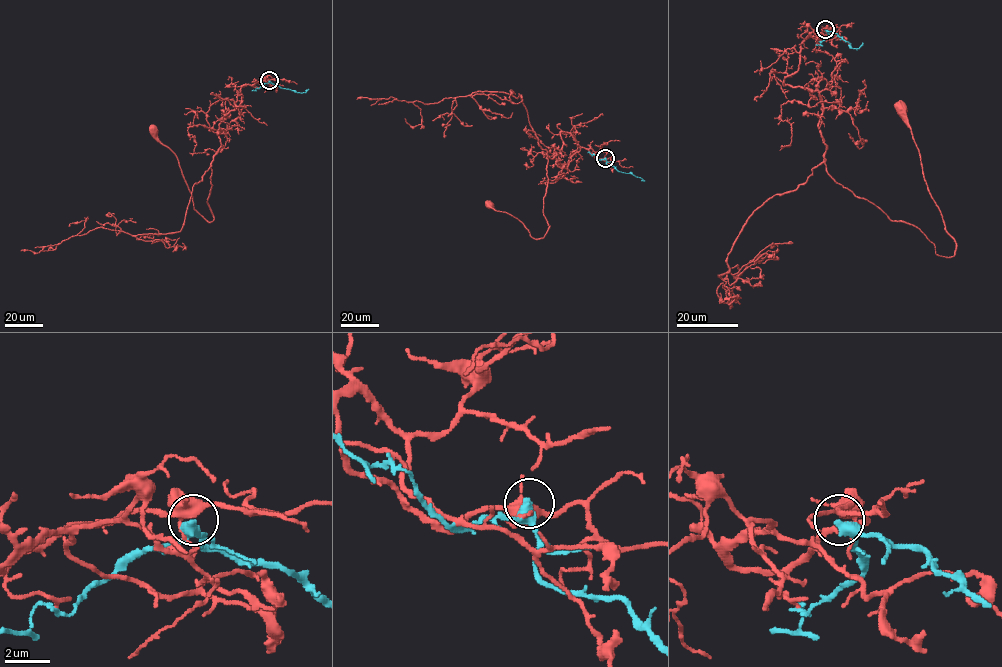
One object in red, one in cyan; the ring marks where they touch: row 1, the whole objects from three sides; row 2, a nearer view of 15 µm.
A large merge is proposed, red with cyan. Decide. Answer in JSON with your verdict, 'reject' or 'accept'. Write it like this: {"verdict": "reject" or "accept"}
{"verdict": "reject"}

